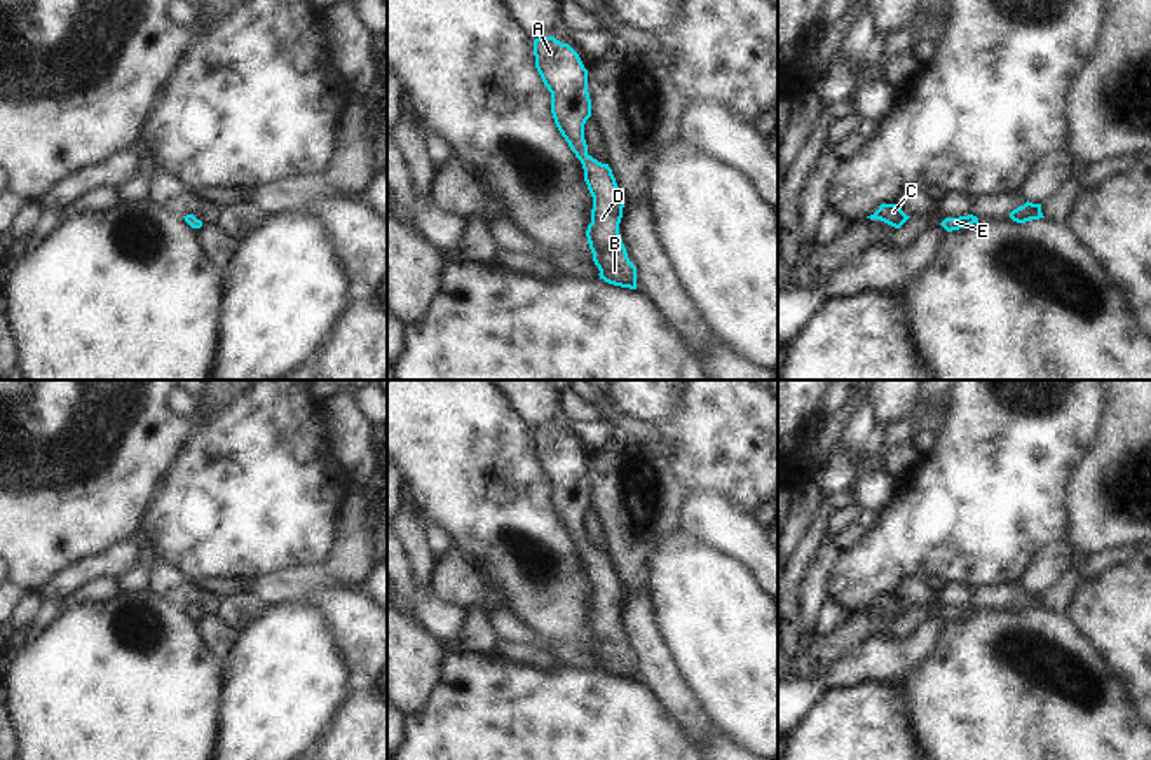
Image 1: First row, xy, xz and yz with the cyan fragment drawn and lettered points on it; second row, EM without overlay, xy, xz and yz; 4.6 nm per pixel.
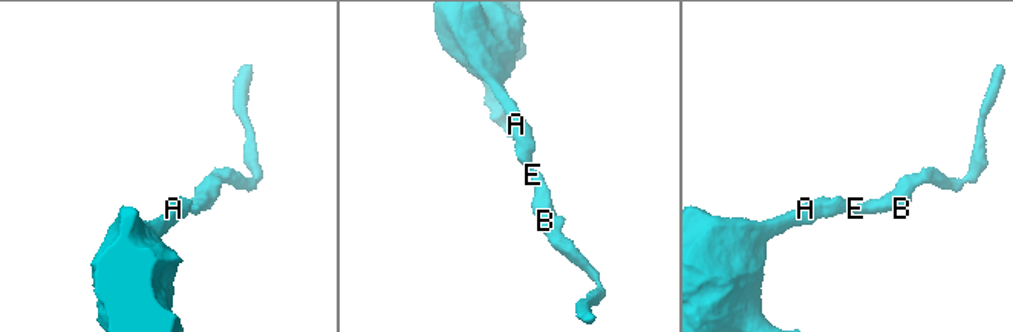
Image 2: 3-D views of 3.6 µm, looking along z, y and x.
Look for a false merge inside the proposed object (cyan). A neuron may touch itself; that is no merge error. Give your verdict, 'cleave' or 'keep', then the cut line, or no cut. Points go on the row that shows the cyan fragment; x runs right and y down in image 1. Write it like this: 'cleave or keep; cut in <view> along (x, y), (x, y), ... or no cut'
keep; no cut

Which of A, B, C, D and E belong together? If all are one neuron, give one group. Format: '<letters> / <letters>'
A B C D E

